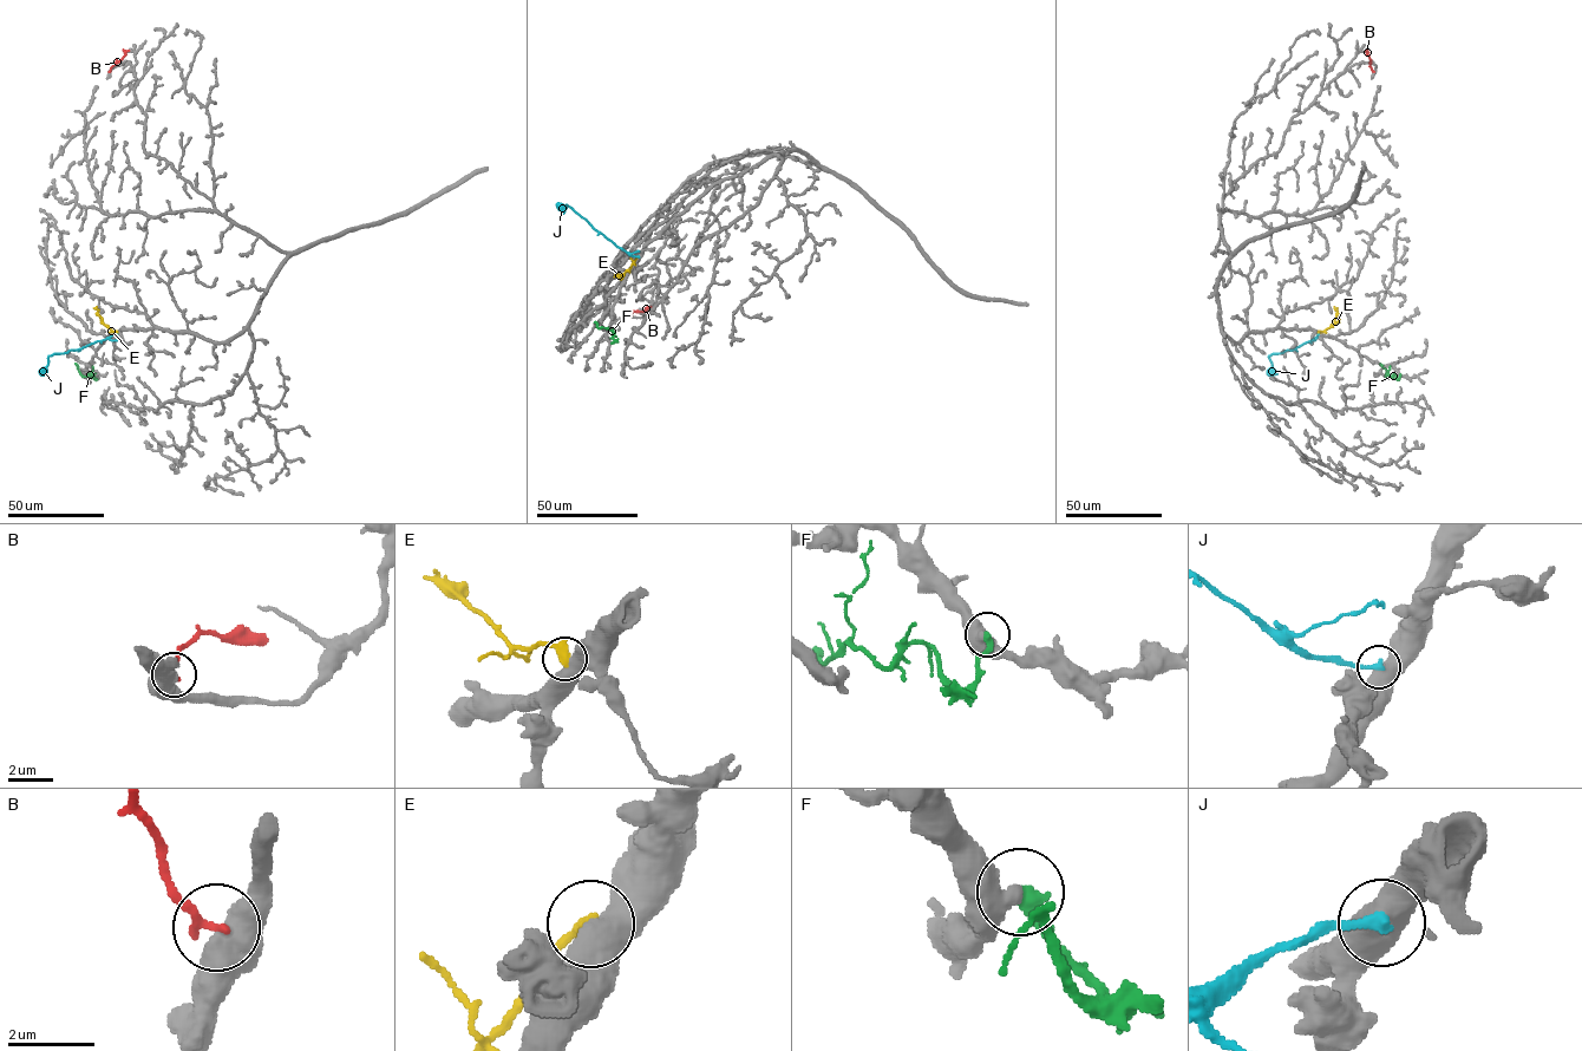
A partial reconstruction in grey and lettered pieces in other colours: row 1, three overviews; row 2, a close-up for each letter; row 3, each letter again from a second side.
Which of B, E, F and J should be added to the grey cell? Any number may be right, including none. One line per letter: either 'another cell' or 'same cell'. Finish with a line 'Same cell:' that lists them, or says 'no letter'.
B: another cell
E: another cell
F: another cell
J: another cell
Same cell: no letter

